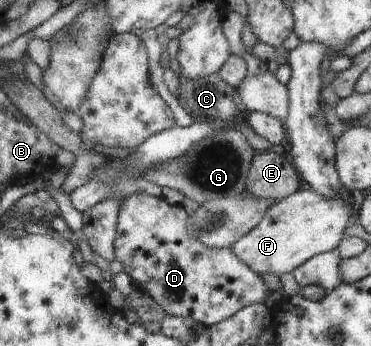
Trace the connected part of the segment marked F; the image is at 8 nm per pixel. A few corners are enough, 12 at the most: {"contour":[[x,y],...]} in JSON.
{"contour":[[295,190],[230,249],[278,277],[335,249],[355,211],[345,191]]}

